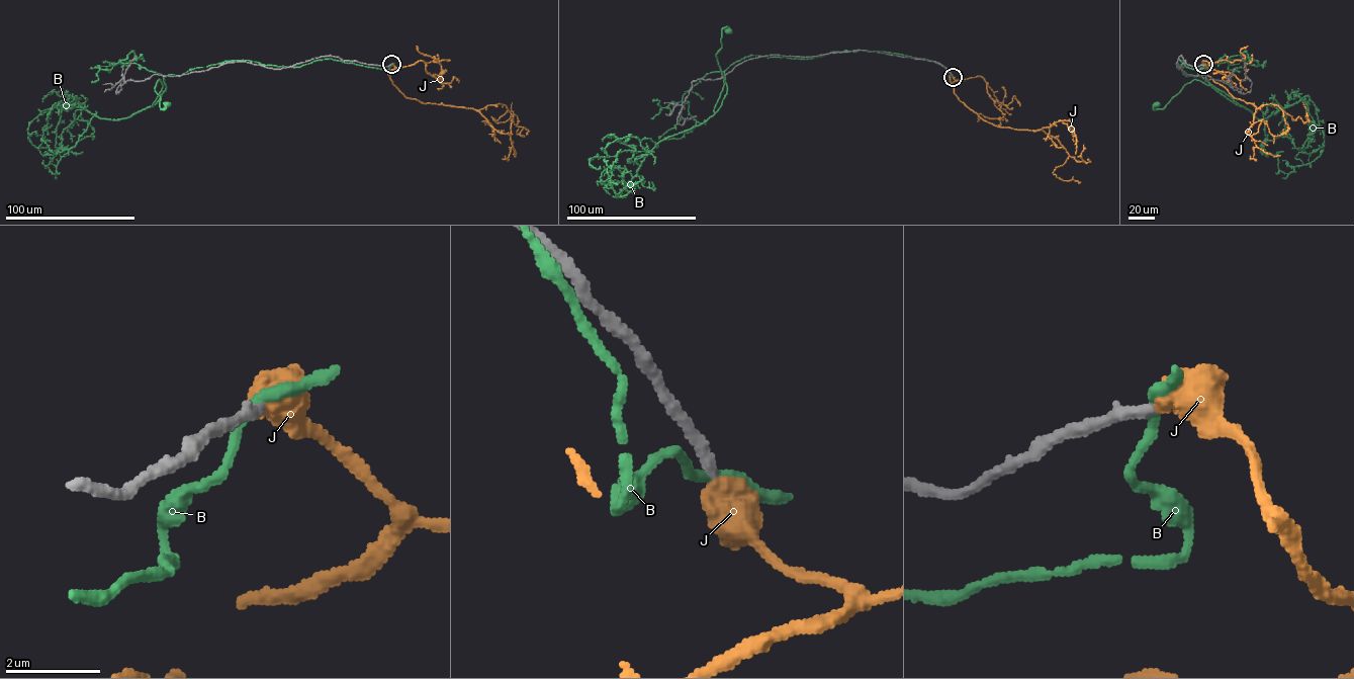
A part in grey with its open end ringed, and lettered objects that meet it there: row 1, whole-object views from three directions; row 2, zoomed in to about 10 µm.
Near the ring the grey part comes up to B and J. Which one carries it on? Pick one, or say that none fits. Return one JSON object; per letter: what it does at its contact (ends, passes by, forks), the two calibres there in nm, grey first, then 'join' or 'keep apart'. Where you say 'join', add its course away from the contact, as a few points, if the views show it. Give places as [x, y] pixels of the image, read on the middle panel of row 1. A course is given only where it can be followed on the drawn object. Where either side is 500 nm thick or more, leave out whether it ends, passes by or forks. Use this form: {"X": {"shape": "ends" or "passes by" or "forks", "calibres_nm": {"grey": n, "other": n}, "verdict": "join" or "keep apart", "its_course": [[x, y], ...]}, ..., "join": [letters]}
{"B": {"shape": "passes by", "calibres_nm": {"grey": 280, "other": 240}, "verdict": "keep apart"}, "J": {"calibres_nm": {"grey": 260, "other": 650}, "verdict": "join", "its_course": [[953, 77], [958, 98], [984, 119], [1054, 137], [1069, 156], [1053, 174], [1064, 180], [1073, 176]]}, "join": ["J"]}

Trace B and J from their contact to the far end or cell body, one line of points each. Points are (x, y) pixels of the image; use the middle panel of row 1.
B: (953, 77), (893, 53), (751, 55), (725, 71), (715, 112), (723, 84), (716, 54), (729, 29)
J: (953, 77), (958, 98), (984, 119), (1054, 137), (1069, 156), (1053, 174), (1064, 180), (1073, 176)

